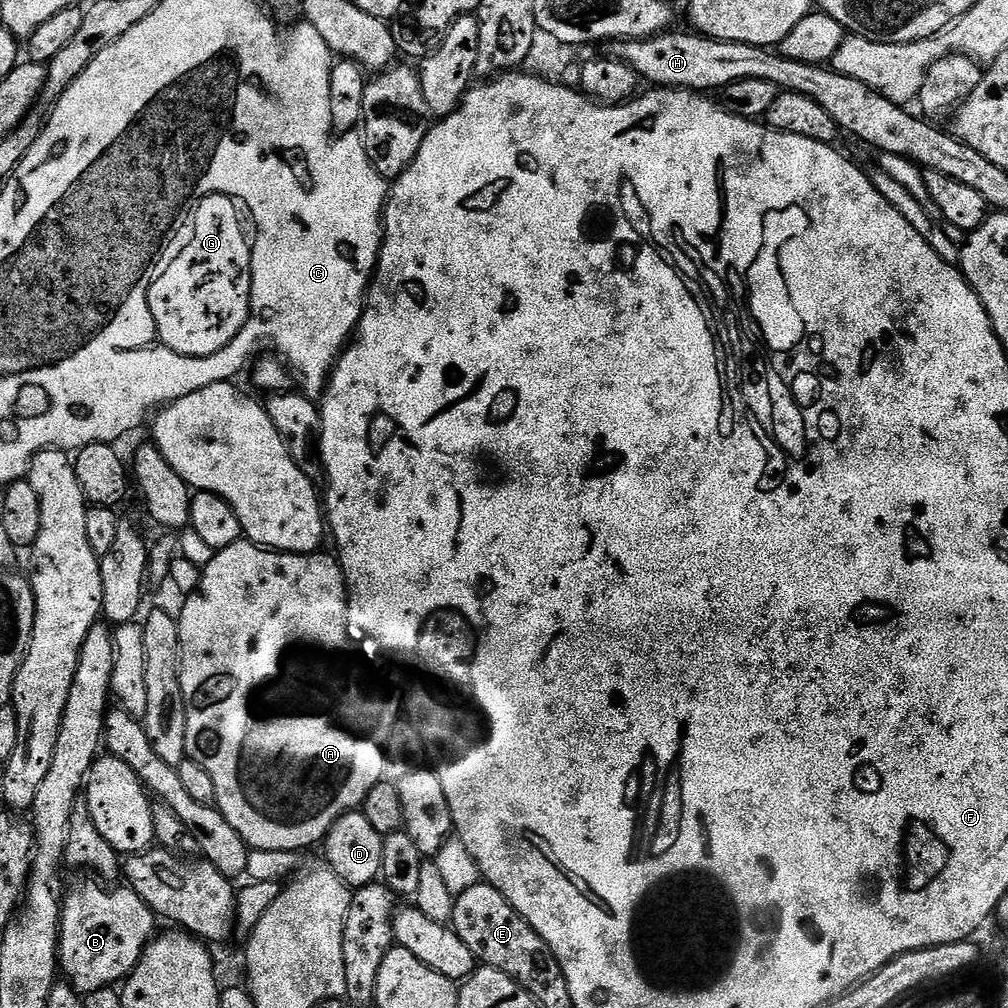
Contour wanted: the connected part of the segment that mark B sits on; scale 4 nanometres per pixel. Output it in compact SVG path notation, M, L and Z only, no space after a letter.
M103 883L80 884L76 892L63 897L60 914L60 936L58 939L58 968L64 972L75 992L87 994L119 985L127 980L128 975L136 969L136 963L142 958L144 948L157 935L158 917L134 890L127 886L112 888Z

